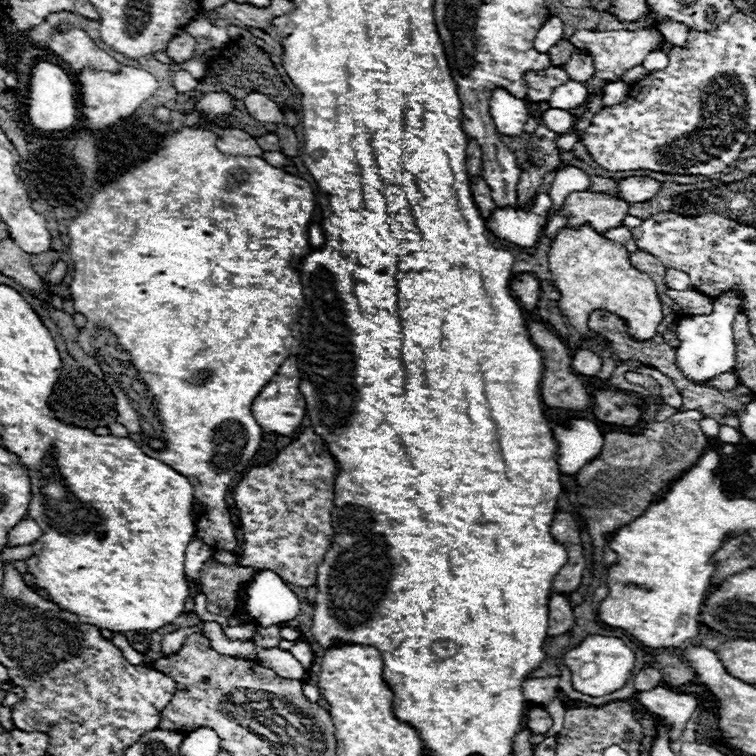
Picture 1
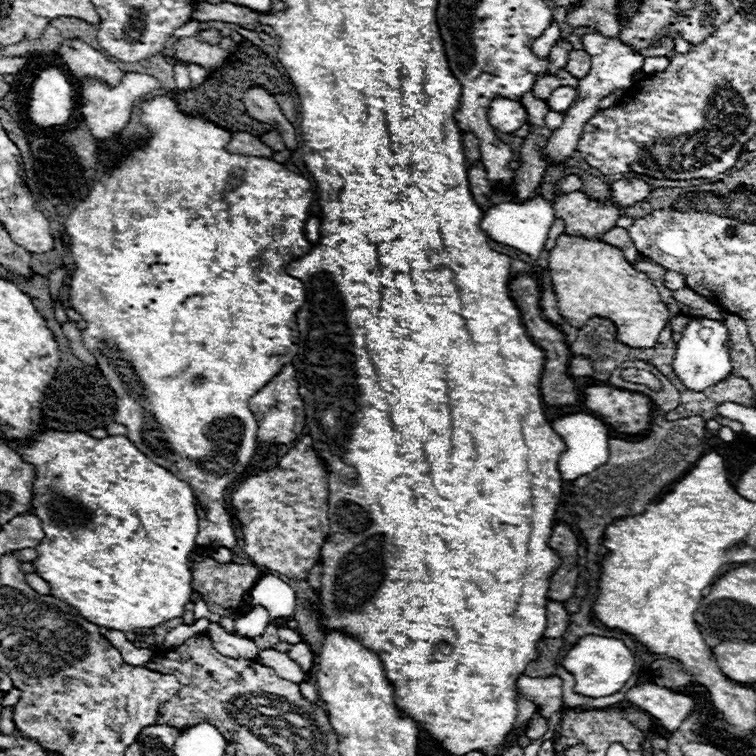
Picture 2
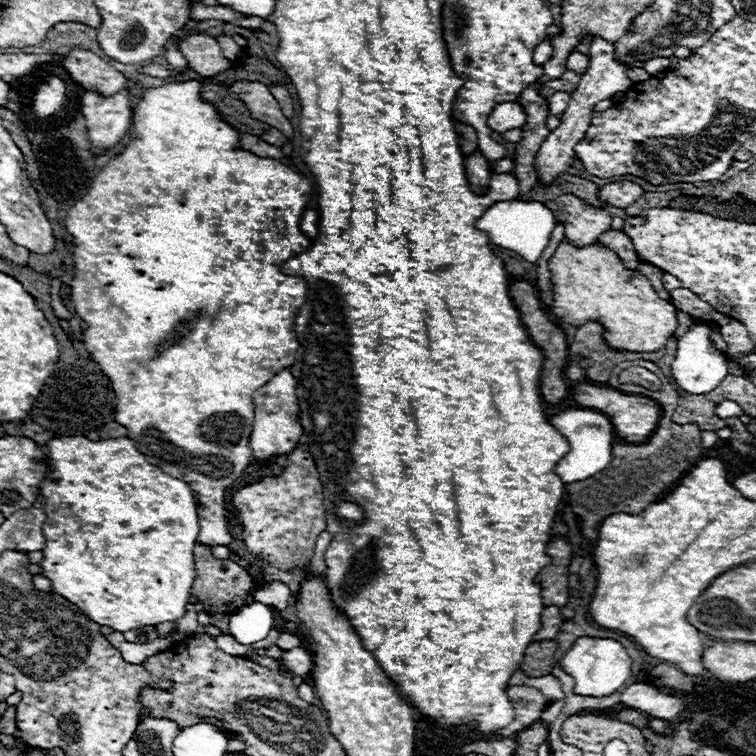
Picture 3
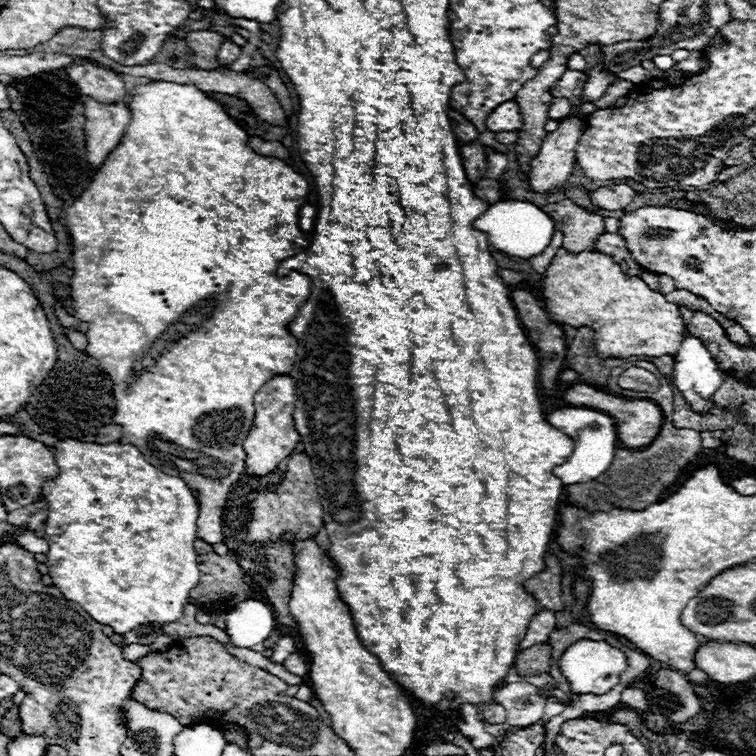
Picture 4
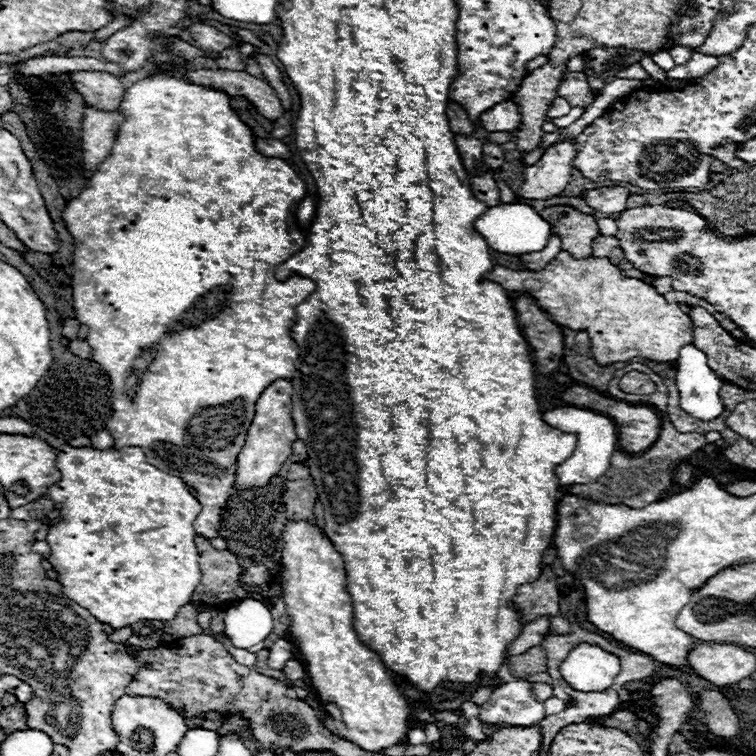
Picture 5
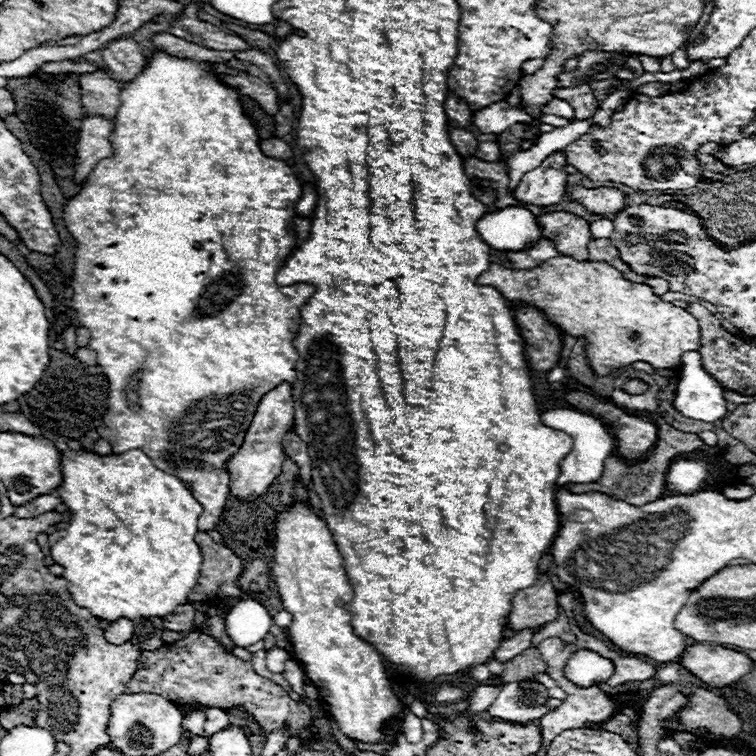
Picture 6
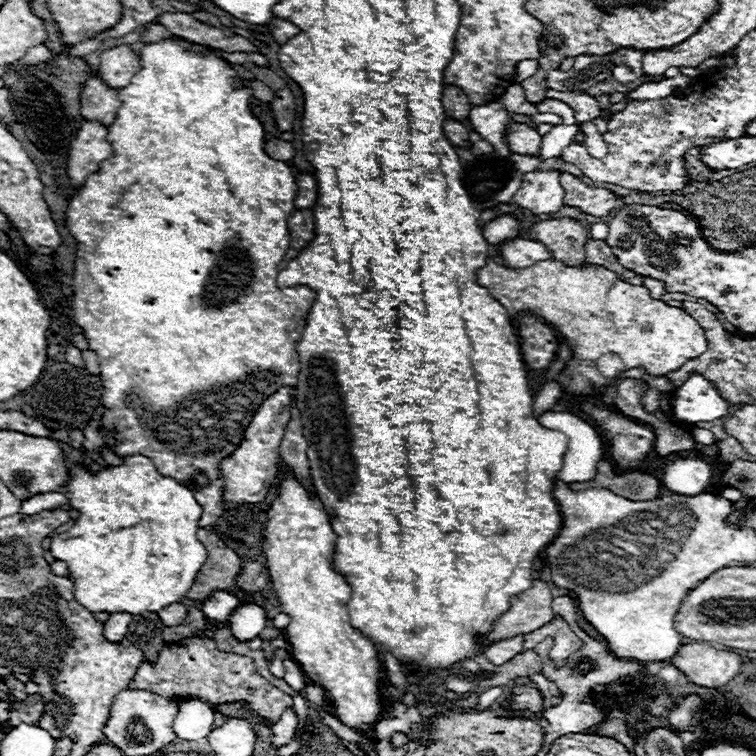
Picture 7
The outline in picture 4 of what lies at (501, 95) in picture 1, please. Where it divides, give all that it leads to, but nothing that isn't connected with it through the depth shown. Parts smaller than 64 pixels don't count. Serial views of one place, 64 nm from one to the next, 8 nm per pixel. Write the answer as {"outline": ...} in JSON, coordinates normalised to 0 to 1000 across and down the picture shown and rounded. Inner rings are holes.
{"outline":[[[667,135],[648,148],[643,159],[643,169],[651,175],[675,175],[690,169],[690,151],[683,135]]]}

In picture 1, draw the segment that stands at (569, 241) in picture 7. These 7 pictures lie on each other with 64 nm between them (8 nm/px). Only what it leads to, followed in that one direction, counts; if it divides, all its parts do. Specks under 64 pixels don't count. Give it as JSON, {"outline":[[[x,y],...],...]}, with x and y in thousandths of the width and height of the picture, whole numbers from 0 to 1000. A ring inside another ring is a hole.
{"outline":[[[757,254],[757,259],[751,259],[743,283],[751,286],[751,299],[767,299],[772,294],[783,296],[786,304],[791,307],[802,307],[810,299],[820,299],[823,291],[831,286],[833,270],[825,270],[823,262],[810,259],[810,257],[799,257],[799,254]]]}

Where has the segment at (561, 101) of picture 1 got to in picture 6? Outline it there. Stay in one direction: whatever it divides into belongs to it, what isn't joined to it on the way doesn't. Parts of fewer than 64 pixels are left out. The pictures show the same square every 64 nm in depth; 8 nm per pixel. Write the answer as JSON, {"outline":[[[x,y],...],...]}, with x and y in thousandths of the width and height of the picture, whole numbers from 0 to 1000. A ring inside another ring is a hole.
{"outline":[[[733,130],[733,132],[728,132],[728,138],[720,140],[720,151],[733,151],[733,153],[743,153],[743,156],[757,156],[757,153],[759,153],[759,146],[757,146],[757,140],[754,140],[749,132]]]}

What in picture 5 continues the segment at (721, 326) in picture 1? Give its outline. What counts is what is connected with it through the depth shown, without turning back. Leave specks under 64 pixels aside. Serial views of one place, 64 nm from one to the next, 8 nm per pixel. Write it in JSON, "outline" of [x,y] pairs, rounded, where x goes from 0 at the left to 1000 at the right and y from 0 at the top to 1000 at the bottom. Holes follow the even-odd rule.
{"outline":[[[907,455],[905,460],[899,460],[899,471],[892,481],[892,489],[894,489],[894,511],[899,516],[899,540],[926,556],[950,553],[958,542],[958,534],[950,524],[955,513],[955,500],[950,500],[950,495],[937,484],[934,468],[918,455]]]}

